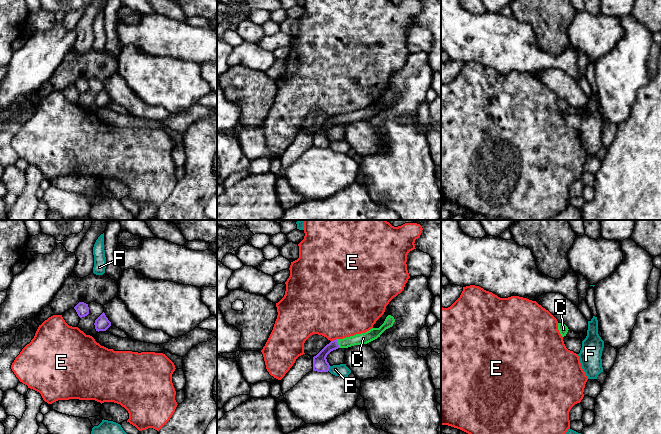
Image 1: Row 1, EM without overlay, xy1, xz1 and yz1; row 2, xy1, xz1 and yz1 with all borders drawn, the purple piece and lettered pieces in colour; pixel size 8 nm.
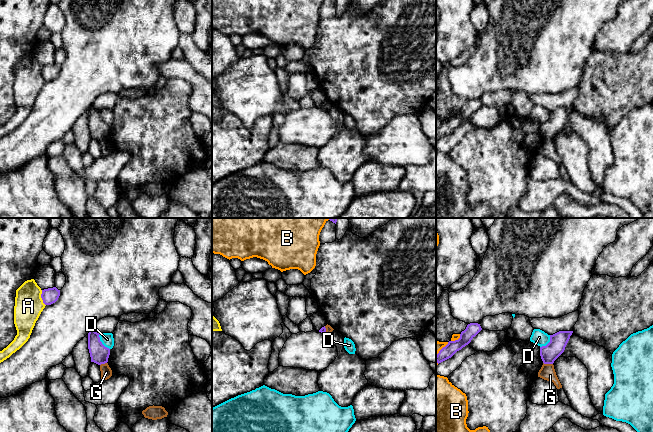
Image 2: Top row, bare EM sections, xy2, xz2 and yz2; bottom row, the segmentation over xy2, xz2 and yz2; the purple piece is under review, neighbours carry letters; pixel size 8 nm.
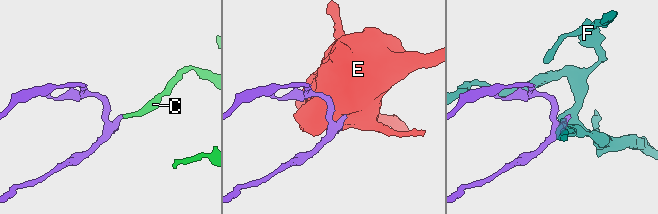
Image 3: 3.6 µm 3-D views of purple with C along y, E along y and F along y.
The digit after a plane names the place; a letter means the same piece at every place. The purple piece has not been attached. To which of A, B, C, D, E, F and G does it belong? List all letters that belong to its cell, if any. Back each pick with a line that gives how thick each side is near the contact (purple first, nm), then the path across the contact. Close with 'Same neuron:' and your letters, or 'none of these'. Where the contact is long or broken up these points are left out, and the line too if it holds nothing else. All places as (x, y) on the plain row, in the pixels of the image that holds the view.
C: Thickness 120 nm (purple) against 90 nm. Path across: xz1 (320, 140), (320, 133), (337, 119), (345, 119), (363, 114)
Same neuron: C

